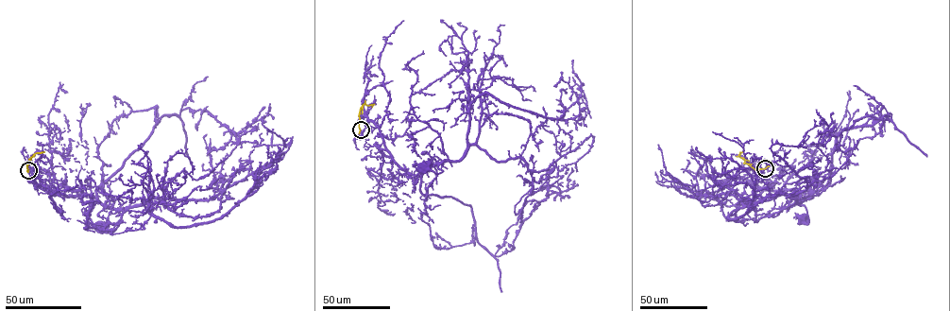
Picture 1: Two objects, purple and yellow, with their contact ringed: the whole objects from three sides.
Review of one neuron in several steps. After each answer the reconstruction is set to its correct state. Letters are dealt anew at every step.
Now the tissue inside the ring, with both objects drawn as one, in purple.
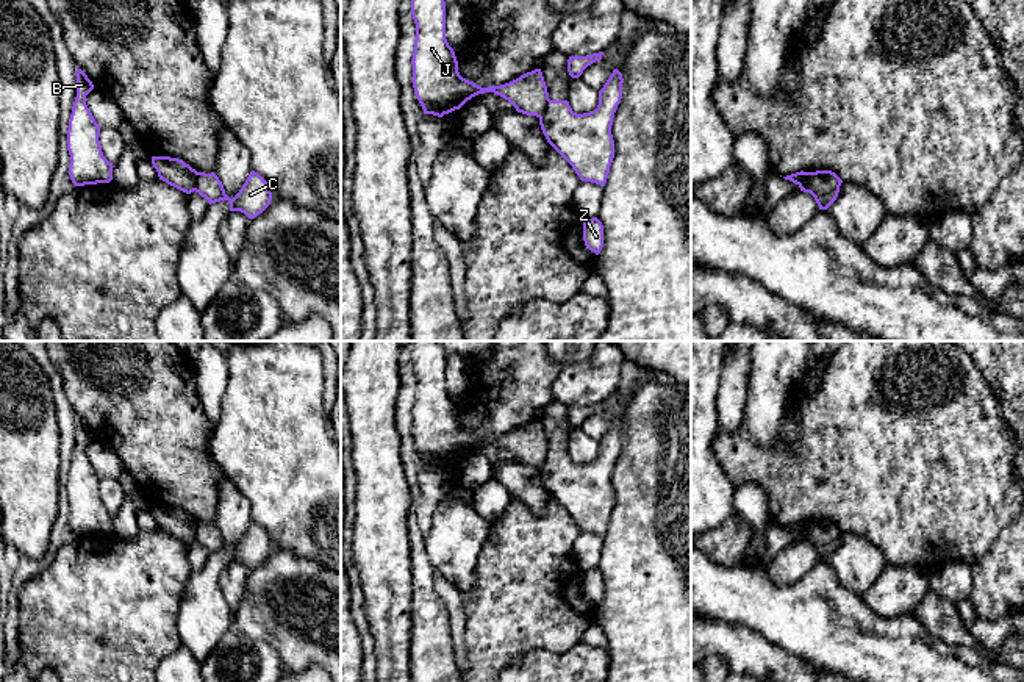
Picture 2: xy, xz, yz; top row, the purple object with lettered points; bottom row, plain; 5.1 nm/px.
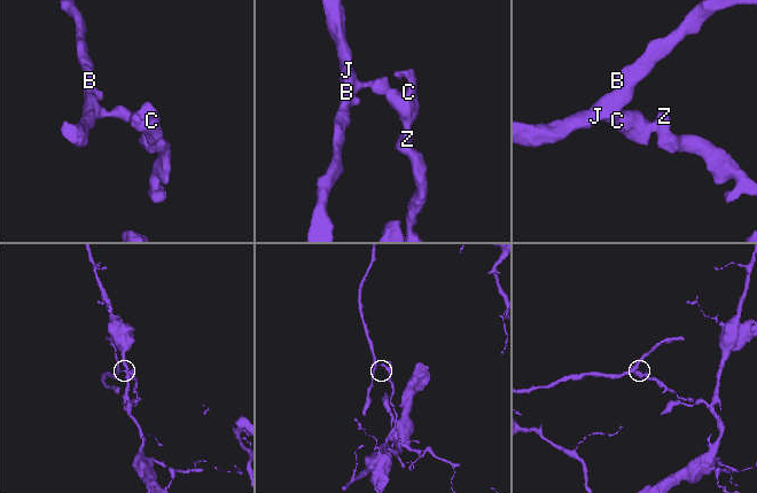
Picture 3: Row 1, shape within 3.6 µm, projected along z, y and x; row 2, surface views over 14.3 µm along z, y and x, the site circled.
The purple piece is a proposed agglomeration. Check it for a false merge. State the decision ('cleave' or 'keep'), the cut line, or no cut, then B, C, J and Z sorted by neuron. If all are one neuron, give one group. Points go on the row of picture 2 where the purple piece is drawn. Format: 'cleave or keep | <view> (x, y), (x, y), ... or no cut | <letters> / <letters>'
cleave | xy (197, 172), (194, 190) | B J / C Z

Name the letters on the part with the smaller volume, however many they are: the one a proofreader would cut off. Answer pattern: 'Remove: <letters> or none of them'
Remove: B, J

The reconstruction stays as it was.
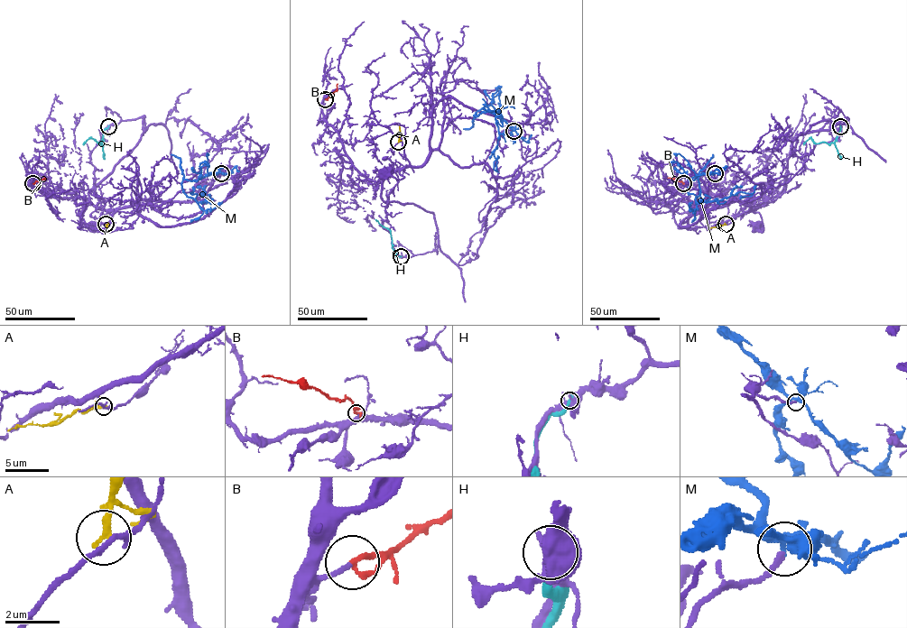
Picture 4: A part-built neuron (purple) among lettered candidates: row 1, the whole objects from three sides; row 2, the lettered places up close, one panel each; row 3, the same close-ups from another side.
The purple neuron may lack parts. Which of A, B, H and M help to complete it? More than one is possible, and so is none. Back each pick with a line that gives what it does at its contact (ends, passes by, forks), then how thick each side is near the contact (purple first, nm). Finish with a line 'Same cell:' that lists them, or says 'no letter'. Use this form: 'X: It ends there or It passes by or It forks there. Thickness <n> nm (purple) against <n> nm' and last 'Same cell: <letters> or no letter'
B: It ends there. Thickness 160 nm (purple) against 240 nm
Same cell: B

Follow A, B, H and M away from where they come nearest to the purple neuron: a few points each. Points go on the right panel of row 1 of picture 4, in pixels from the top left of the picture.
A: (726, 224), (710, 228)
B: (683, 183), (668, 178)
H: (840, 126), (834, 143), (815, 143), (809, 138), (803, 145)
M: (715, 173), (689, 180), (698, 180), (696, 201), (754, 191), (739, 198)

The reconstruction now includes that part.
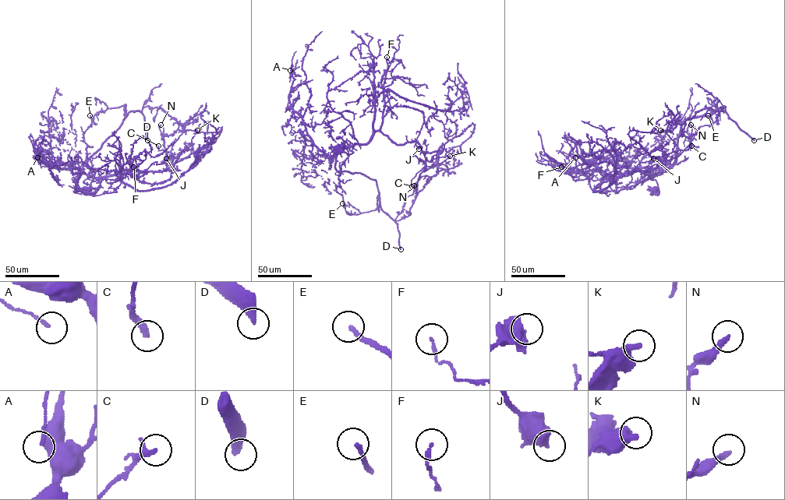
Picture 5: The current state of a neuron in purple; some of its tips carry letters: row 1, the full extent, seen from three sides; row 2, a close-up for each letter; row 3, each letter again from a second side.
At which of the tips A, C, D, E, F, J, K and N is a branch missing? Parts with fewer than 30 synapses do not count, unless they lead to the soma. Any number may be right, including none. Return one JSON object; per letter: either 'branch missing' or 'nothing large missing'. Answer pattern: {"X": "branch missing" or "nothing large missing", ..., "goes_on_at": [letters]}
{"A": "nothing large missing", "C": "nothing large missing", "D": "branch missing", "E": "branch missing", "F": "nothing large missing", "J": "nothing large missing", "K": "nothing large missing", "N": "nothing large missing", "goes_on_at": ["D", "E"]}

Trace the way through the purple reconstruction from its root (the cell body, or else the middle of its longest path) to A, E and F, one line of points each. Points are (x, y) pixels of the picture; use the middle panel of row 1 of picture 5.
A: (338, 149), (353, 152), (351, 146), (334, 156), (321, 152), (292, 108), (291, 64), (290, 70)
E: (338, 149), (353, 152), (348, 146), (337, 155), (337, 170), (376, 181), (379, 211), (348, 214), (342, 203)
F: (338, 149), (350, 154), (353, 152), (350, 147), (365, 144), (380, 128), (387, 57)

